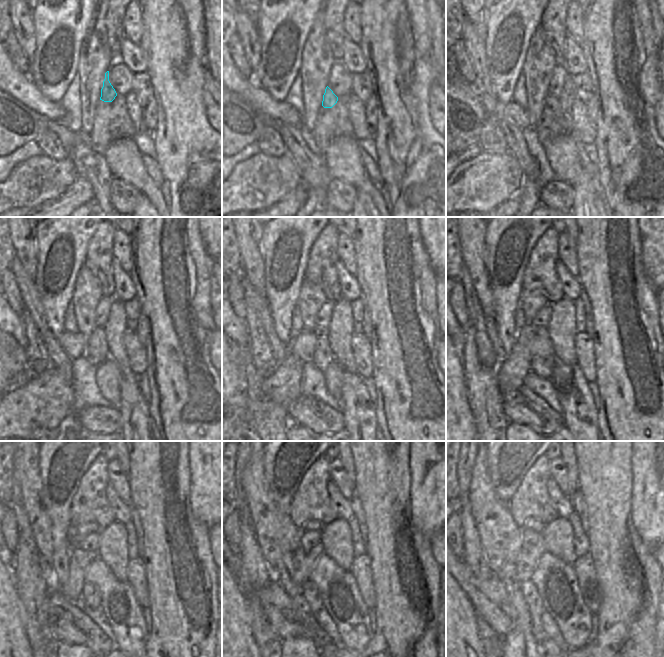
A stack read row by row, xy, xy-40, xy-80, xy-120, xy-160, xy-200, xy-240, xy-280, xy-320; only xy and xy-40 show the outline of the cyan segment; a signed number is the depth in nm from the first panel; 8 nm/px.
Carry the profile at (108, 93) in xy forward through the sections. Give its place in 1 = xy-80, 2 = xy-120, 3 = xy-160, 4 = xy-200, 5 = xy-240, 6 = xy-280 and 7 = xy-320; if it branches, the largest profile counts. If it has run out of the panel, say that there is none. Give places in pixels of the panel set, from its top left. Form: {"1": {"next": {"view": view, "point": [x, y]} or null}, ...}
{"1": {"next": {"view": "xy-80", "point": [552, 102]}}, "2": {"next": {"view": "xy-120", "point": [97, 352]}}, "3": {"next": {"view": "xy-160", "point": [323, 356]}}, "4": {"next": {"view": "xy-200", "point": [541, 365]}}, "5": {"next": {"view": "xy-240", "point": [90, 597]}}, "6": {"next": {"view": "xy-280", "point": [309, 592]}}, "7": {"next": {"view": "xy-320", "point": [532, 598]}}}

